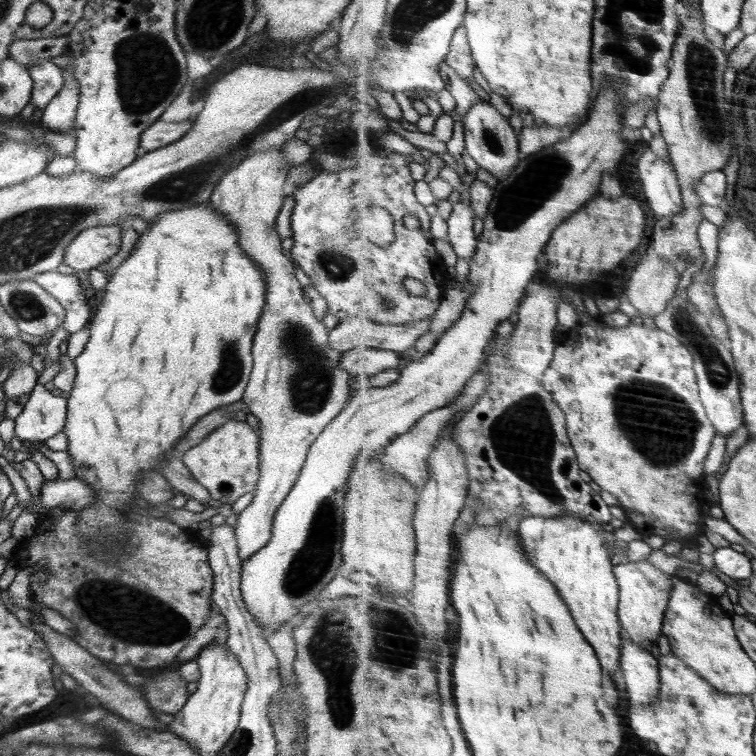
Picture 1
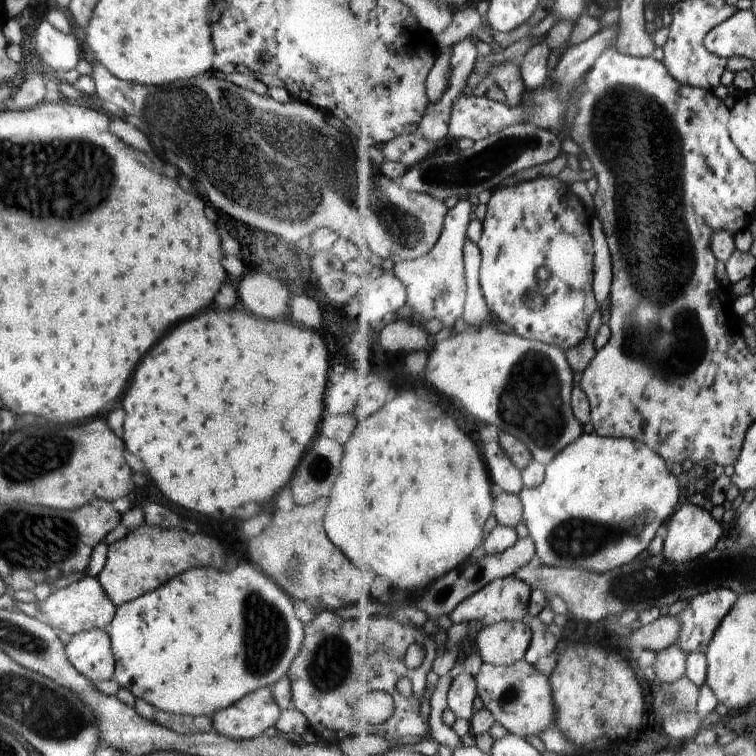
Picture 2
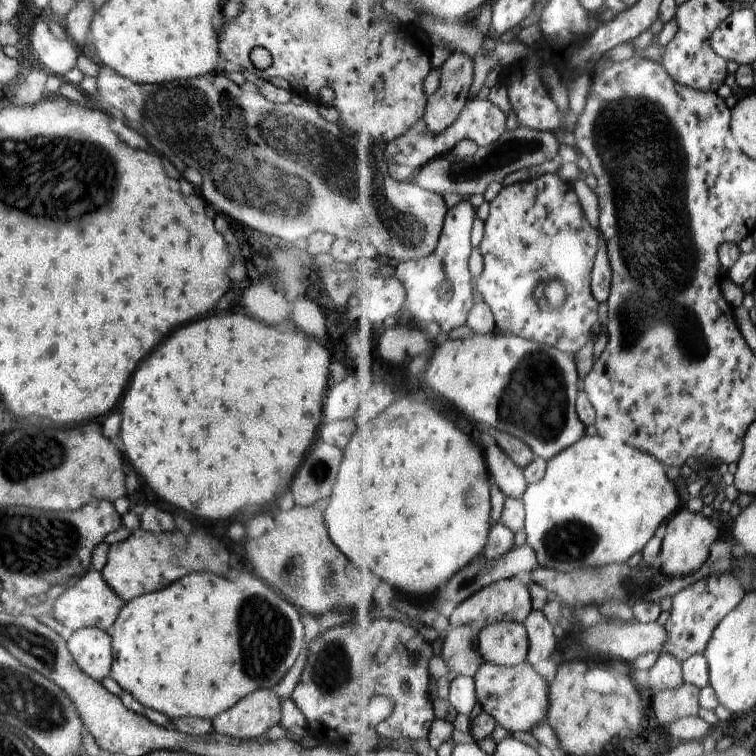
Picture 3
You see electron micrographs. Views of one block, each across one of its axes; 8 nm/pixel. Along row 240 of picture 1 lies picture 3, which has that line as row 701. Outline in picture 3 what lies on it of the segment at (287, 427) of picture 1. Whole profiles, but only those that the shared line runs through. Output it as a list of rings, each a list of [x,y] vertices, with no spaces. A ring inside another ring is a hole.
[[[258,689],[239,700],[228,710],[211,718],[214,732],[238,740],[252,740],[264,737],[269,728],[281,722],[281,698],[274,689]]]

